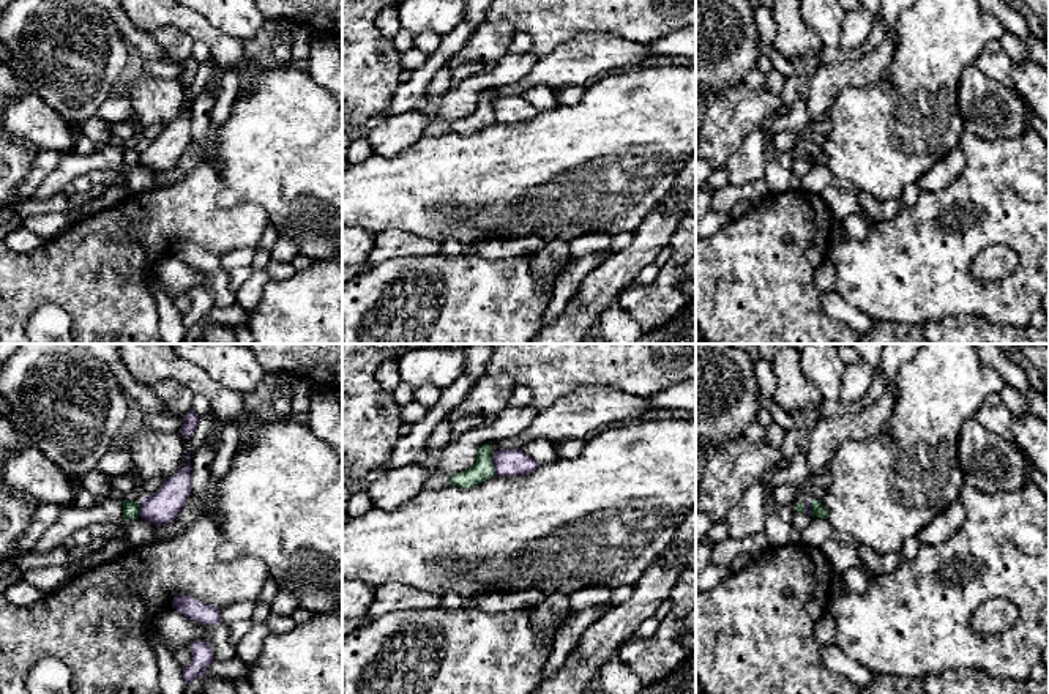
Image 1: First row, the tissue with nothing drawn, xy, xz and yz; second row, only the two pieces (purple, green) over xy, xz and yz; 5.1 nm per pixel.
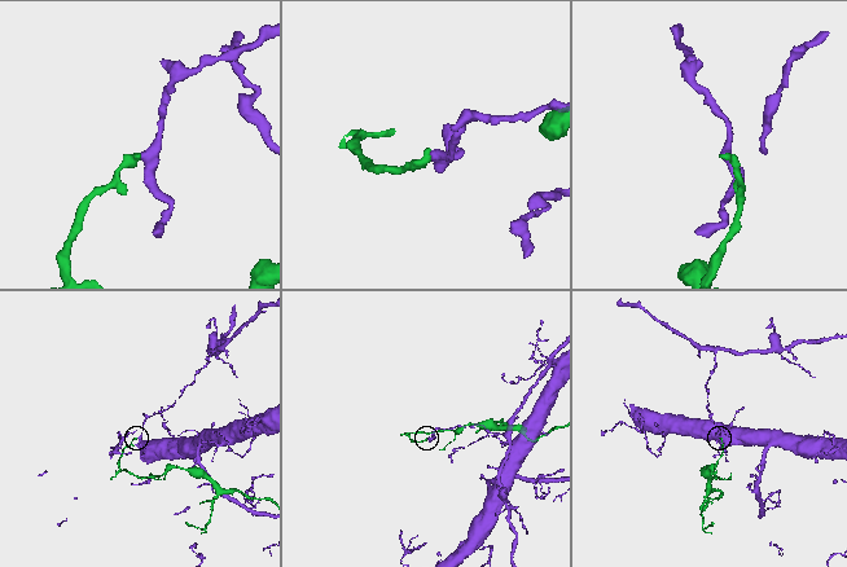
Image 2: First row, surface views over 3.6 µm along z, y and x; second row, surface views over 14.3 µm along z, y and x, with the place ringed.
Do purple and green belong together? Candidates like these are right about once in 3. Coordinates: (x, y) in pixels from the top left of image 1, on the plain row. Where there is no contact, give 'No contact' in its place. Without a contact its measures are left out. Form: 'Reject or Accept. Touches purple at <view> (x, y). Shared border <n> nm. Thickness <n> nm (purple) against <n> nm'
Reject. Touches purple at xz (494, 111). Shared border 110 nm. Thickness 140 nm (purple) against 110 nm

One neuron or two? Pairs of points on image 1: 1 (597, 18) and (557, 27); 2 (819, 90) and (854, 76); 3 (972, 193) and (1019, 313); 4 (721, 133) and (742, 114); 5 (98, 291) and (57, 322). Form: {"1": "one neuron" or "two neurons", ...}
{"1": "one neuron", "2": "one neuron", "3": "one neuron", "4": "one neuron", "5": "two neurons"}

